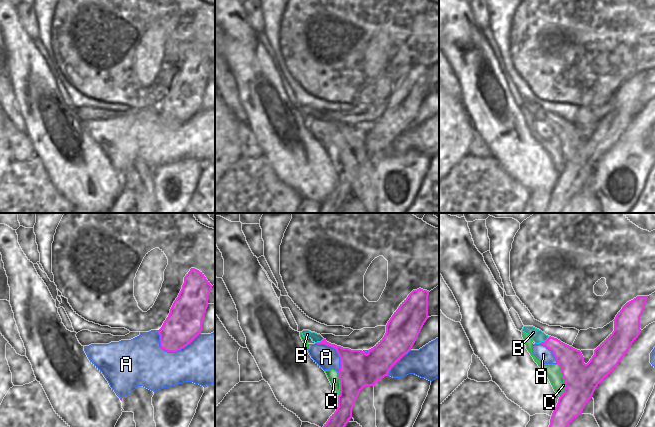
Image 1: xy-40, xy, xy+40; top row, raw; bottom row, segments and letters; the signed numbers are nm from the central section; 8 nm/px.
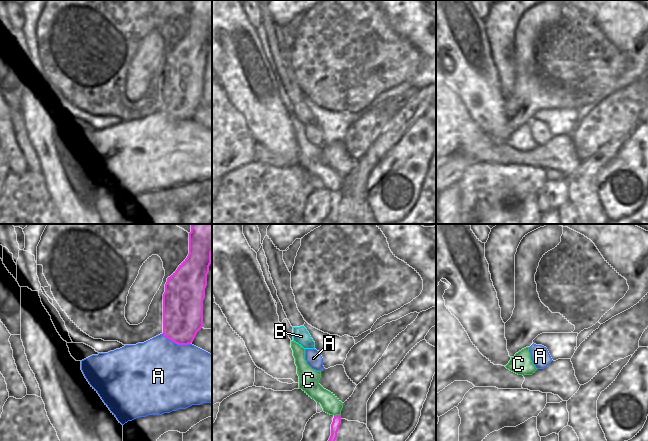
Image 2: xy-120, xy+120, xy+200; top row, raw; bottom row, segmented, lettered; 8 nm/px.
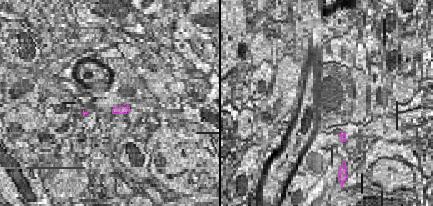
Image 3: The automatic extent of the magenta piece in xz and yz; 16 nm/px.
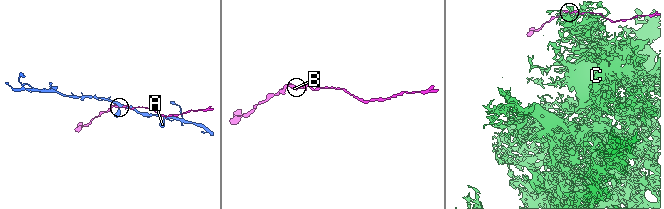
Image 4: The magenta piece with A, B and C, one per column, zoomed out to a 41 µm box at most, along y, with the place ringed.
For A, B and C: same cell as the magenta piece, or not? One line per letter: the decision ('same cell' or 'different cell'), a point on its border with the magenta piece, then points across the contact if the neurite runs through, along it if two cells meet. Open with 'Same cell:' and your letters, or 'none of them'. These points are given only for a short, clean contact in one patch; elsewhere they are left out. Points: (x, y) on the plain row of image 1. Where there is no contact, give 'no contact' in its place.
Same cell: none of them
A: different cell; meets magenta in xy-40 at (179, 125)
B: different cell; meets magenta in xy+40 at (545, 117)
C: different cell; meets magenta in xy+40 at (564, 156)

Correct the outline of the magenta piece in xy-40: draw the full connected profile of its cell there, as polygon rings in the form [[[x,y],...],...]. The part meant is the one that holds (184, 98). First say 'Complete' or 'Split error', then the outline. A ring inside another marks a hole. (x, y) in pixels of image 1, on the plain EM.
Complete. [[[191,44],[168,93],[158,106],[163,126],[177,128],[201,109],[211,65],[212,61],[204,50]]]

